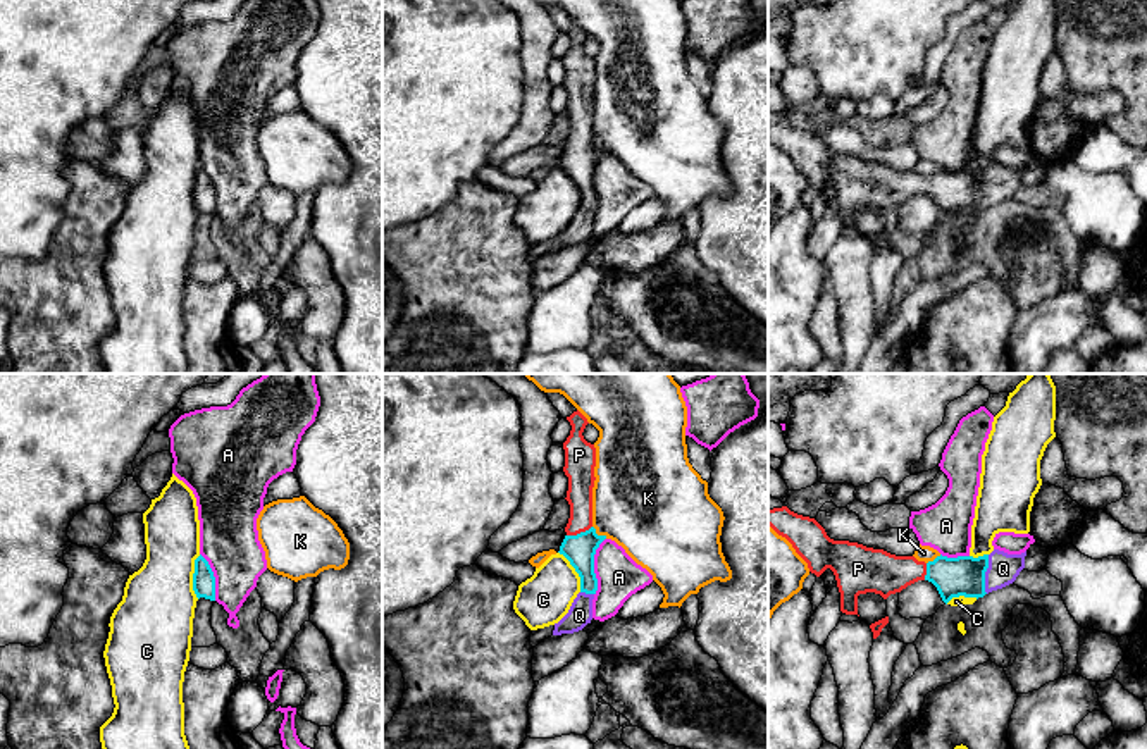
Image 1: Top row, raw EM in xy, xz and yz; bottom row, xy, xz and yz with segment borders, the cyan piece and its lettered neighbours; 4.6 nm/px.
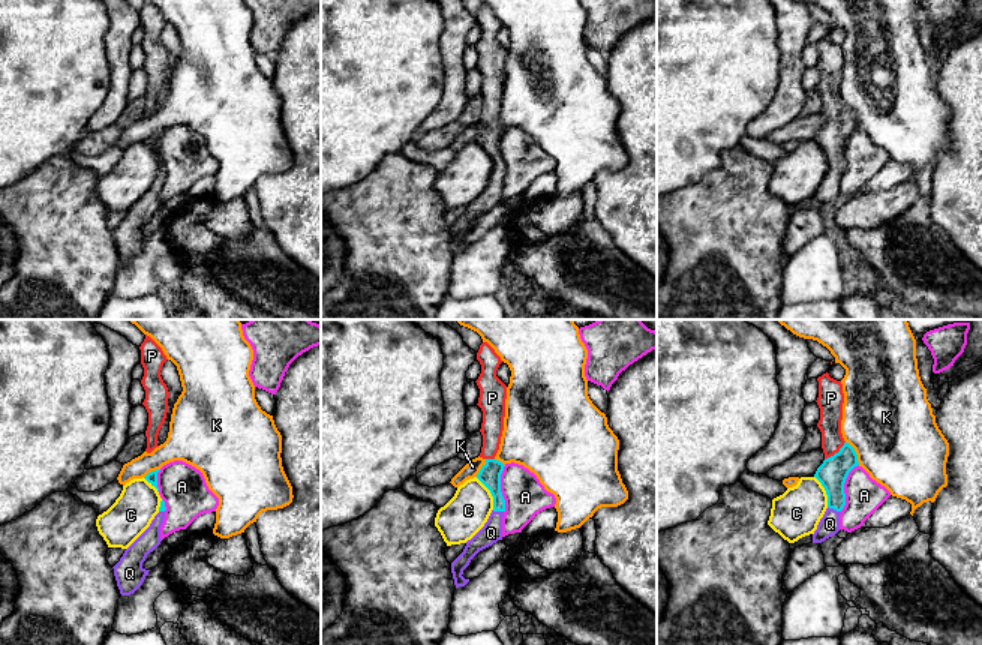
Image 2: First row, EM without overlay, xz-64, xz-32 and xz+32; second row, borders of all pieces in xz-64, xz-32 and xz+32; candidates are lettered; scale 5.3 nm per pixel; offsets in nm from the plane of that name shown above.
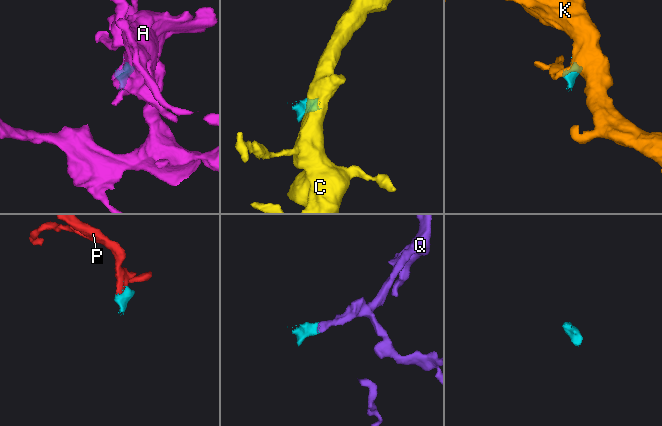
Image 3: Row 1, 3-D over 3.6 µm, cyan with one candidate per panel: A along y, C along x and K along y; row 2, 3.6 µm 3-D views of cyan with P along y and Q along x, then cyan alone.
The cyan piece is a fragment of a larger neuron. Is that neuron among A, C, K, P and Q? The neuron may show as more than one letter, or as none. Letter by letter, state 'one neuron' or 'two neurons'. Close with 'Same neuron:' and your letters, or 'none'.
A: two neurons
C: two neurons
K: two neurons
P: one neuron
Q: one neuron
Same neuron: P, Q

